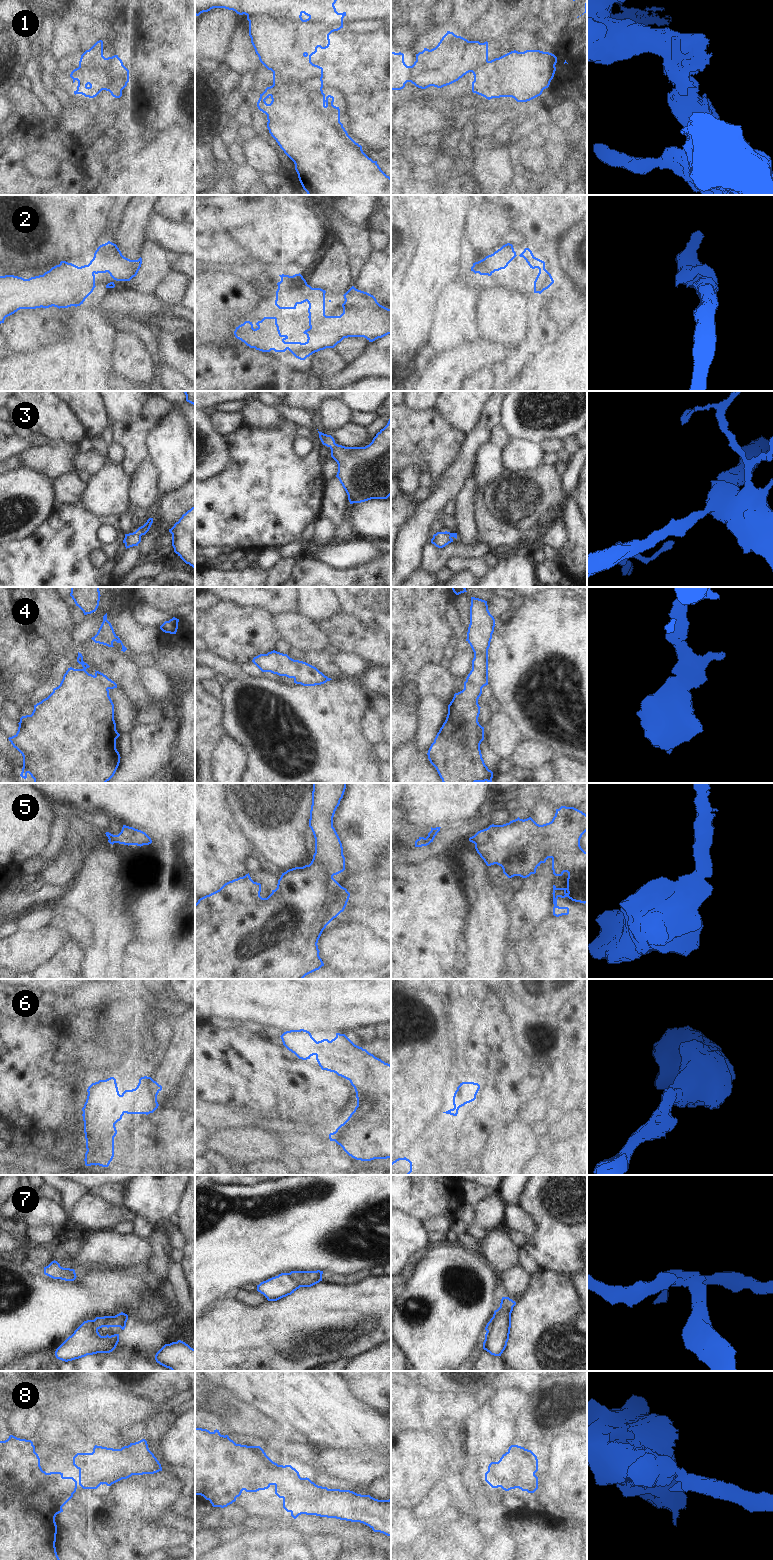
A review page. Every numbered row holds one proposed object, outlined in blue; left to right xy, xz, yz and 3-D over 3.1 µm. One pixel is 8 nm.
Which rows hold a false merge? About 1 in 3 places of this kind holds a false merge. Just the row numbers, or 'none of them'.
1, 7

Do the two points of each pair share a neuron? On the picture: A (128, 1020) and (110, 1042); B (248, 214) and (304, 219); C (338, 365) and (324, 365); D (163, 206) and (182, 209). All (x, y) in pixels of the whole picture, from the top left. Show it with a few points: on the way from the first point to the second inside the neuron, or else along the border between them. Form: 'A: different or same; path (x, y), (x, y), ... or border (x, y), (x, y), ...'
A: different; border (115, 1016), (122, 1040)
B: different; border (272, 205), (262, 211), (254, 220), (238, 228)
C: same; path (335, 365), (327, 365)
D: same; path (168, 206), (177, 206)

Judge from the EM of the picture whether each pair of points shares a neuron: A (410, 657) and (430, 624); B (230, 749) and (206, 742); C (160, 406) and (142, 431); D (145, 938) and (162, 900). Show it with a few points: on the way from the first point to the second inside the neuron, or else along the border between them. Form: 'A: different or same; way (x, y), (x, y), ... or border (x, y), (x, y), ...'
A: same; way (415, 649), (416, 638), (422, 632)
B: different; border (224, 733), (212, 750), (210, 768)
C: same; way (154, 412), (143, 425)
D: same; way (154, 929), (158, 925), (162, 909)

